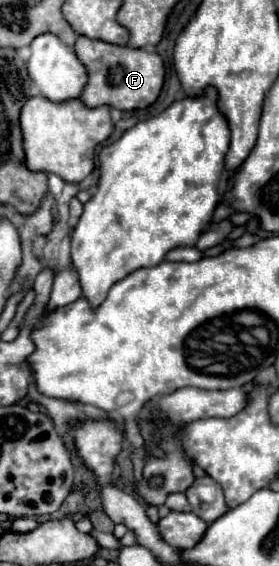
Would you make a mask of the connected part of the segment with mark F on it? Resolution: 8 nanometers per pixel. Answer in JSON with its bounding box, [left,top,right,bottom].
[74,37,164,111]

